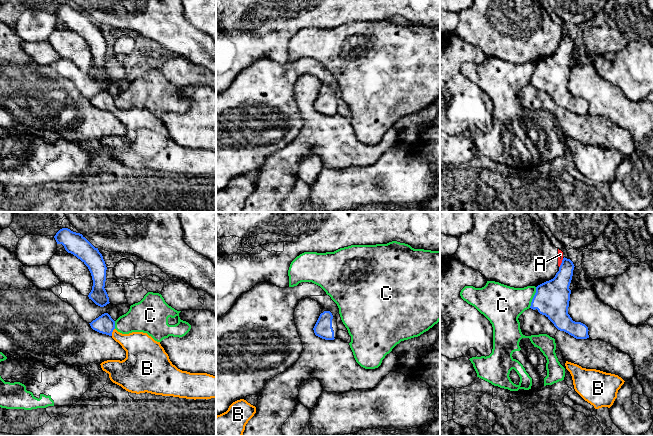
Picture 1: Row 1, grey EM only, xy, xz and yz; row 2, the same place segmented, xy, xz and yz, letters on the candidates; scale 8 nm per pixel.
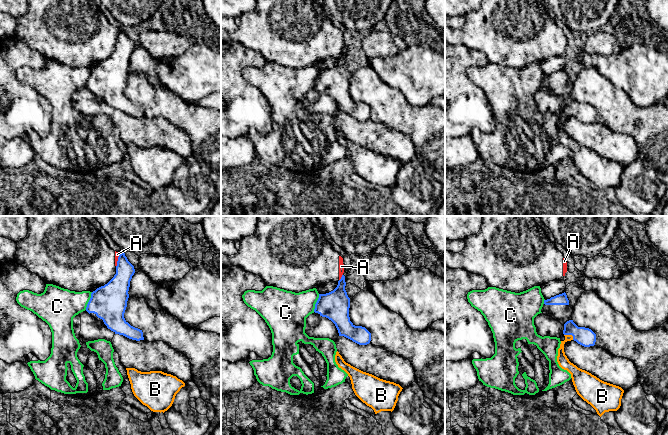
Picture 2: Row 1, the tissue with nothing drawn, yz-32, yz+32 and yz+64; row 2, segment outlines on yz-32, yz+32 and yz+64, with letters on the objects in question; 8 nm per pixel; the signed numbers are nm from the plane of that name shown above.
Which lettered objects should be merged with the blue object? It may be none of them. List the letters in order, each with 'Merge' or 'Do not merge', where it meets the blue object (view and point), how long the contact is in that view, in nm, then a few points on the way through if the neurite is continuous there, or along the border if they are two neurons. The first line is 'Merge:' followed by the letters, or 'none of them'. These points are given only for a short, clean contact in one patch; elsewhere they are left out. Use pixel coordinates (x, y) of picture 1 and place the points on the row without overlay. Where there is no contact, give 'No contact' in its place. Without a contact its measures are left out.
Merge: B
A: Do not merge. Touches blue at yz (561, 39). Shared border 90 nm. Boundary: yz (563, 34), (559, 43)
B: Merge. Touches blue at xy (112, 107). Shared border 70 nm. Path across: xy (104, 100), (112, 107), (118, 113), (139, 122)
C: Do not merge. Touches blue at yz (533, 73). Shared border 180 nm

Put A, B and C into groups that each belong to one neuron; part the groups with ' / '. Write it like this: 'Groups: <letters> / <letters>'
Groups: A / B / C

